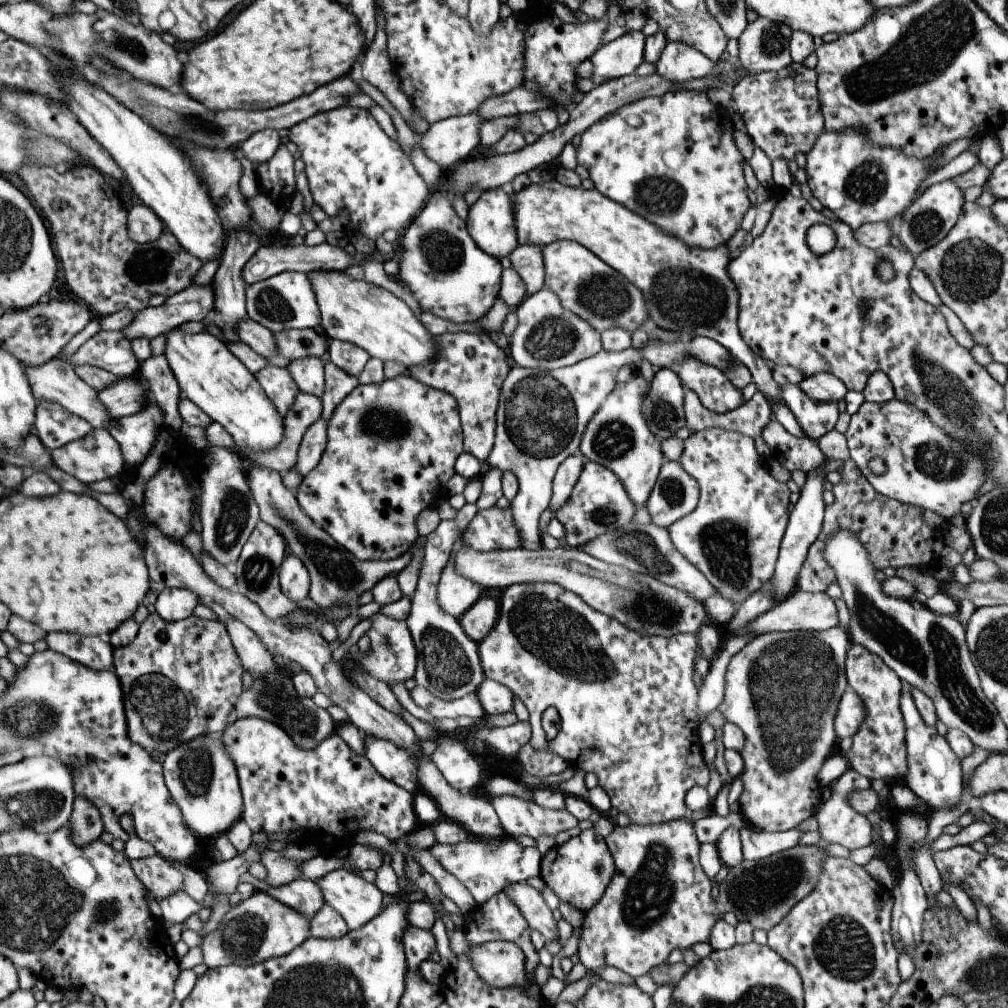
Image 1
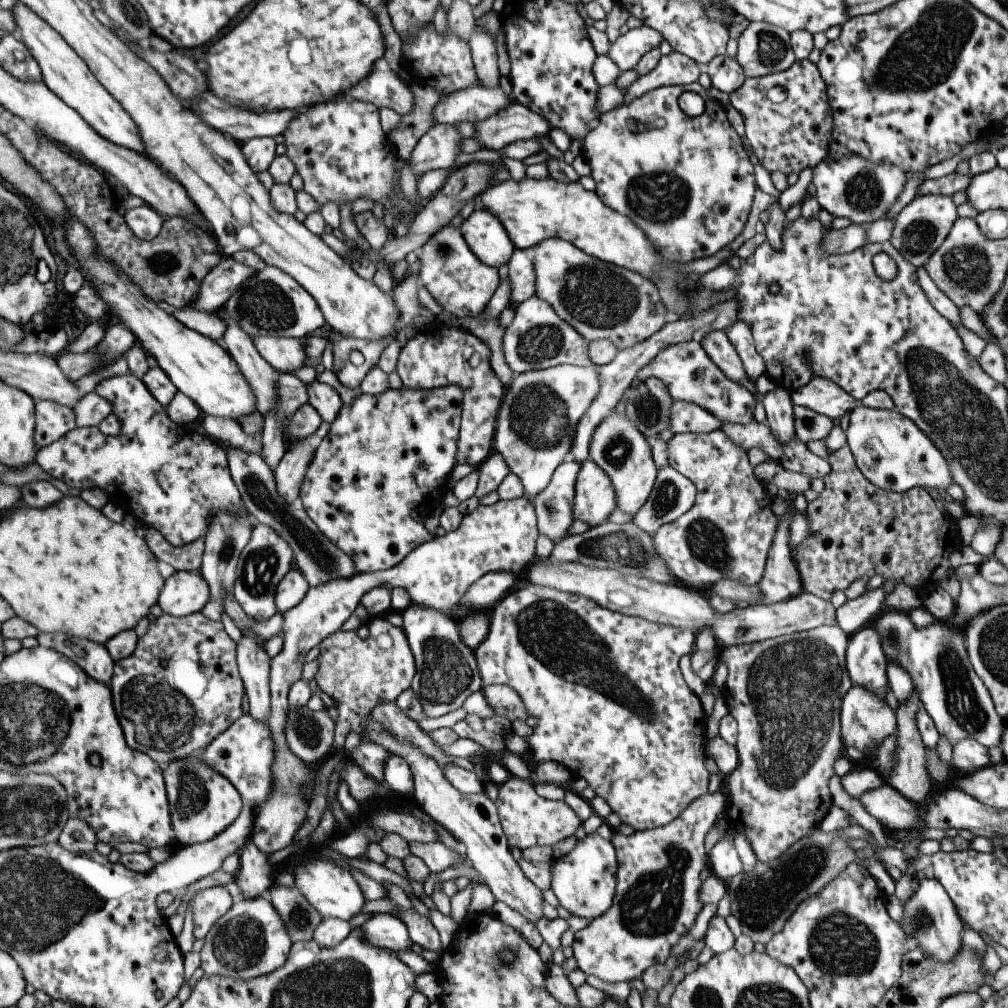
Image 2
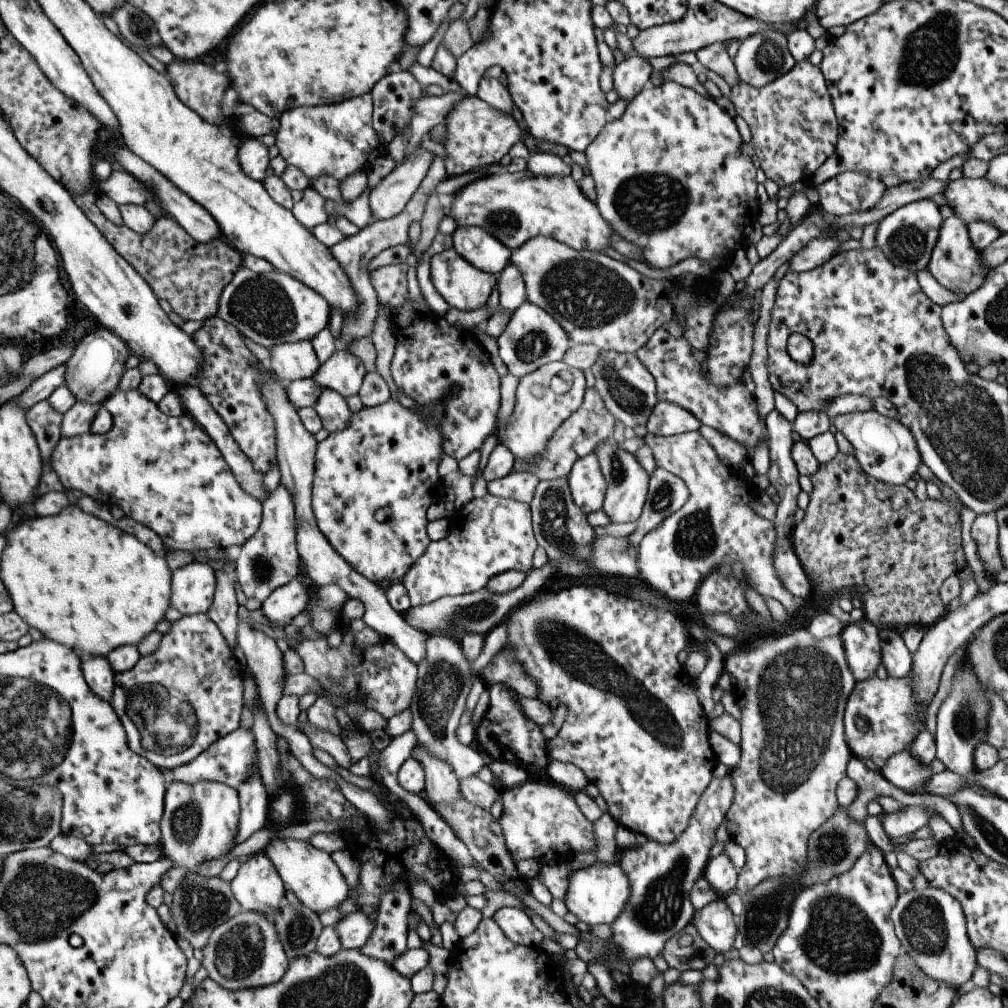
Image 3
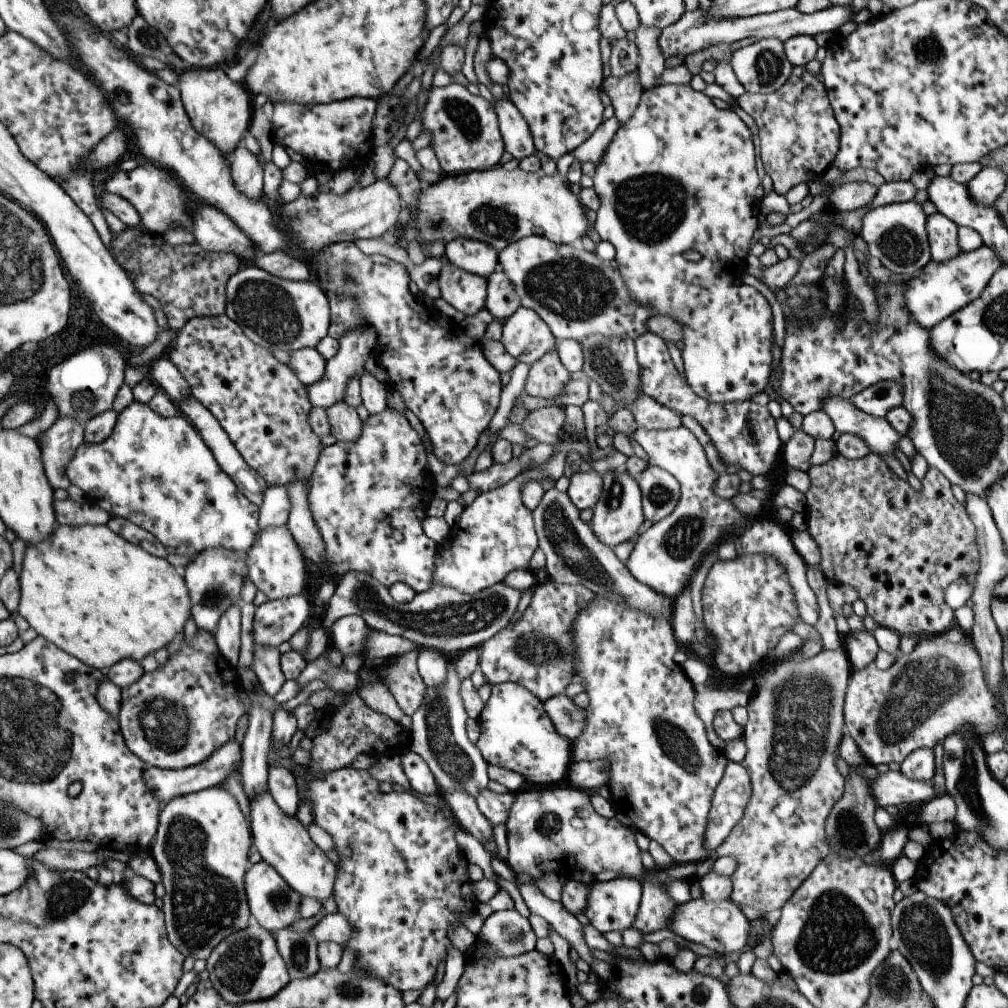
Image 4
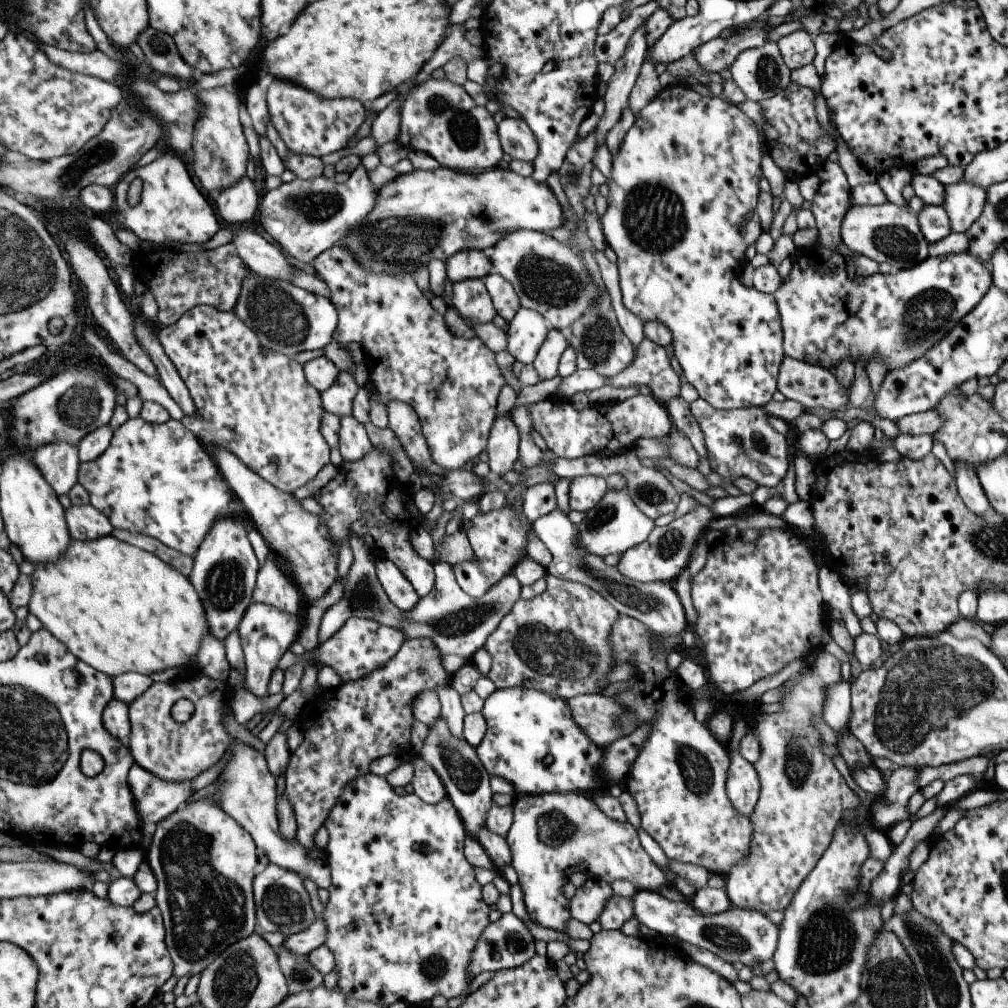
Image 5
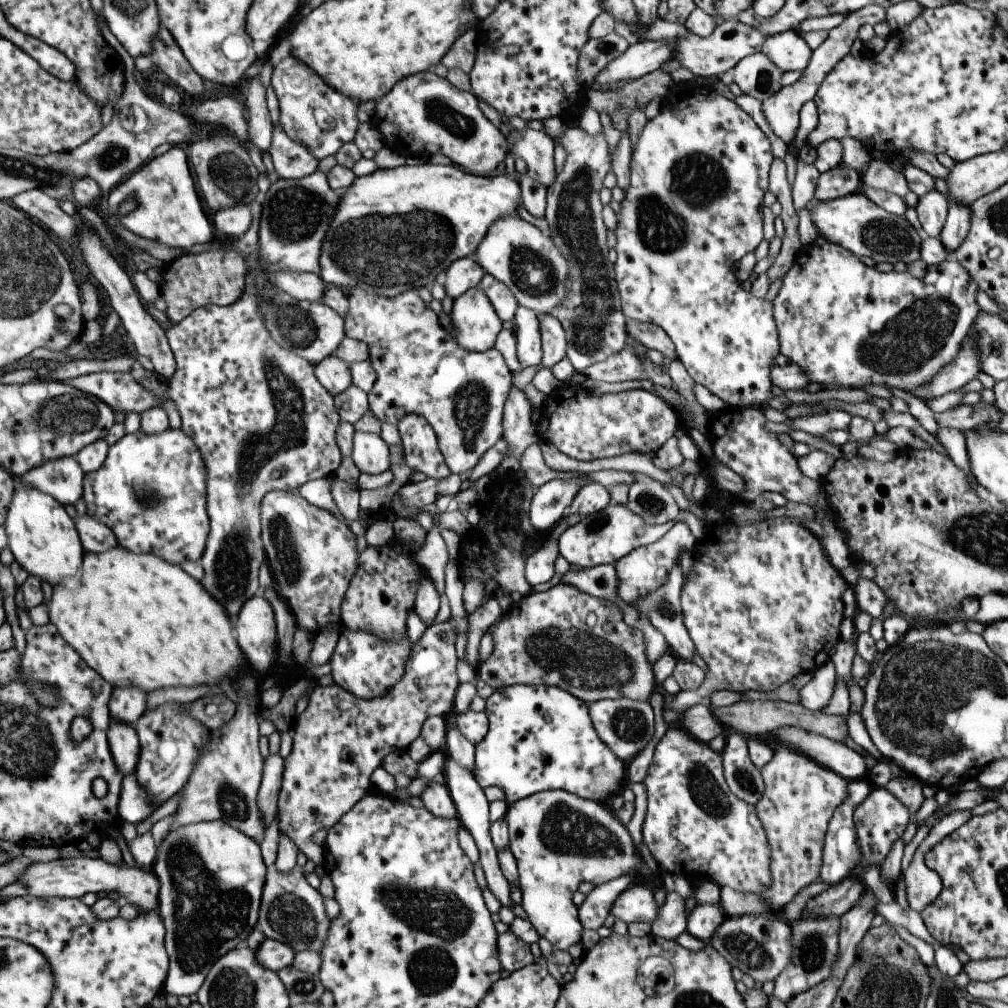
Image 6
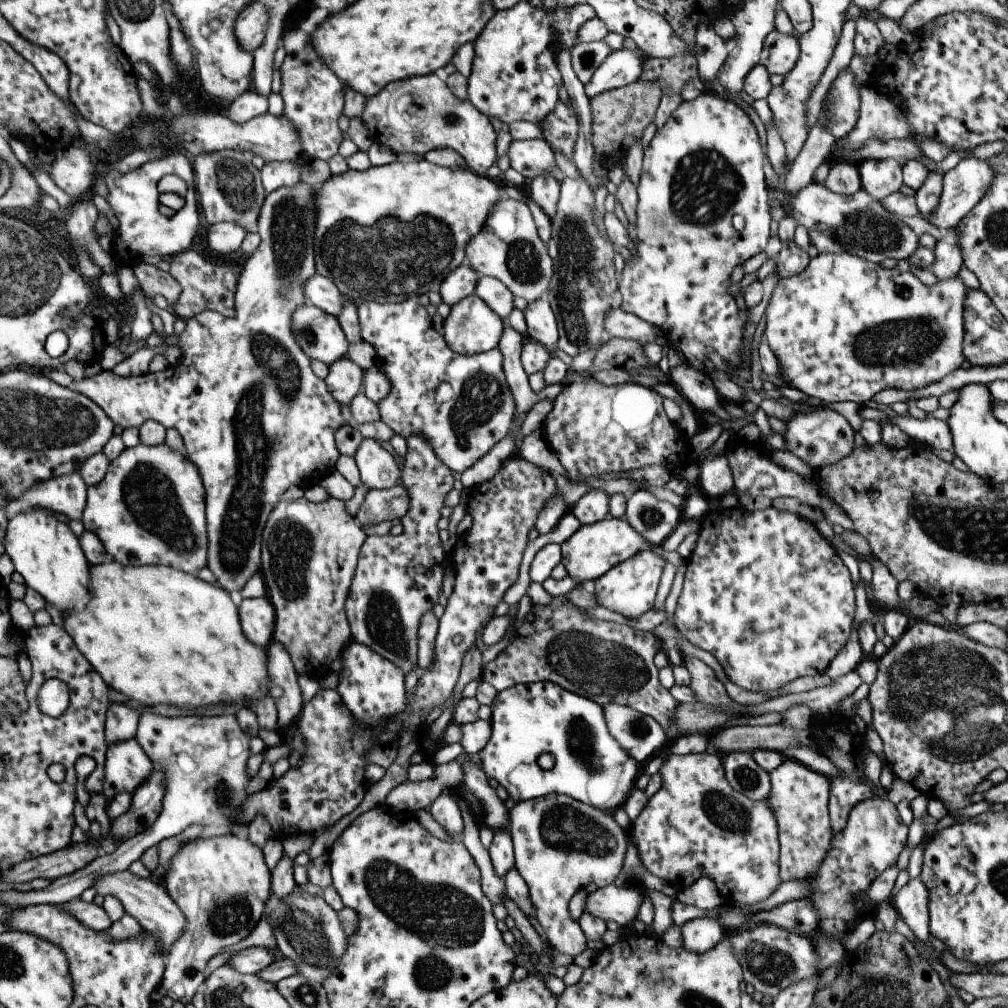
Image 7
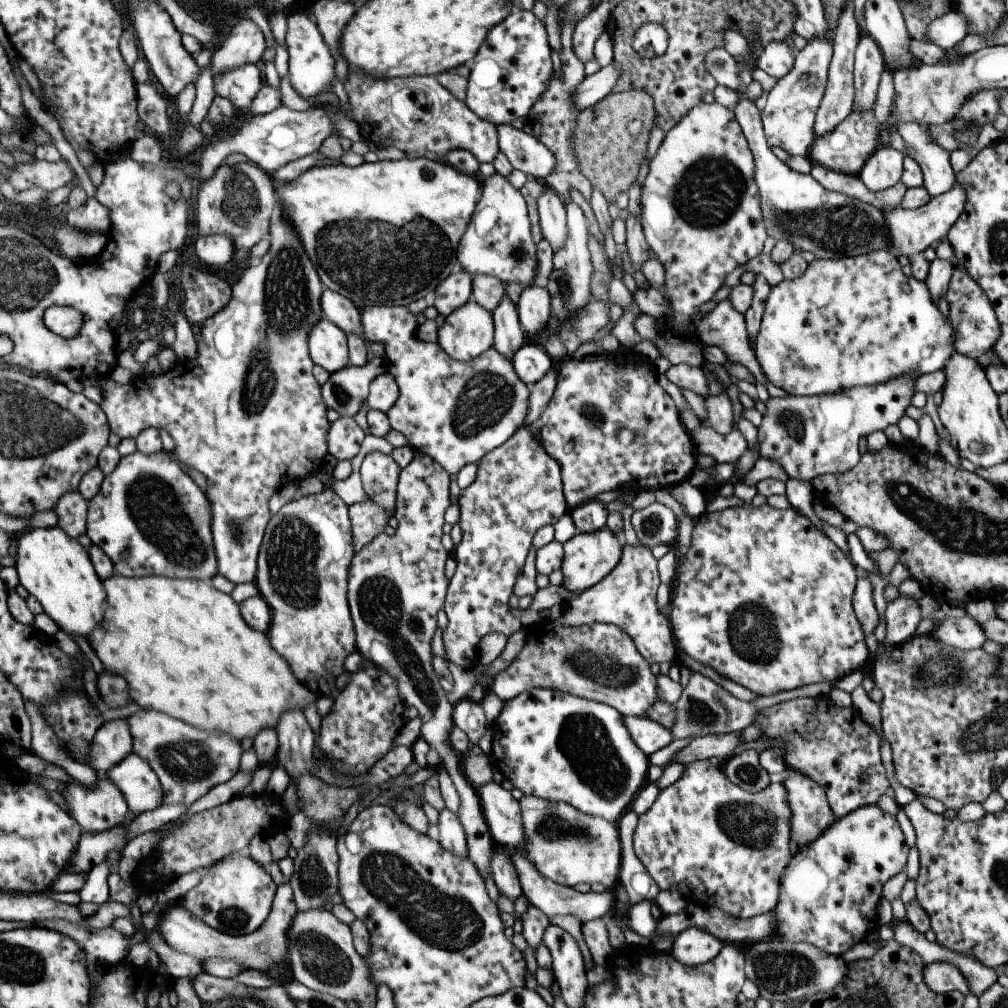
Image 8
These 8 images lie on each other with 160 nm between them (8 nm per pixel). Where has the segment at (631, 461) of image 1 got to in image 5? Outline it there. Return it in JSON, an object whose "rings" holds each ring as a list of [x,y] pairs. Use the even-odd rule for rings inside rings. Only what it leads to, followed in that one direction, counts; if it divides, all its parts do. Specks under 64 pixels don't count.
{"rings":[[[608,490],[592,509],[584,513],[583,520],[576,526],[576,542],[585,552],[599,558],[623,554],[628,548],[643,542],[655,528],[653,521],[633,504],[625,490]]]}

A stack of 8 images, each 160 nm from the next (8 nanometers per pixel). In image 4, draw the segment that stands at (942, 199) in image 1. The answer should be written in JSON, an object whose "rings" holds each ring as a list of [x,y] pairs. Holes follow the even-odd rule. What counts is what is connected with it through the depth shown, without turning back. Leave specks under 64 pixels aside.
{"rings":[[[911,201],[902,203],[891,203],[867,209],[860,218],[860,227],[857,236],[865,242],[869,256],[877,258],[880,264],[895,274],[917,274],[930,260],[927,235],[925,230],[926,215],[921,211],[920,206]]]}

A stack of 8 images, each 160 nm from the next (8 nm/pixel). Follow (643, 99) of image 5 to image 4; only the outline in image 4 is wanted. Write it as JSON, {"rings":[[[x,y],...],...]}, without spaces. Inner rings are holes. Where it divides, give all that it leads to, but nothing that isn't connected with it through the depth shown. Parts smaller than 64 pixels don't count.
{"rings":[[[639,24],[630,36],[638,50],[636,77],[642,92],[657,85],[663,68],[664,56],[658,45],[661,29]]]}

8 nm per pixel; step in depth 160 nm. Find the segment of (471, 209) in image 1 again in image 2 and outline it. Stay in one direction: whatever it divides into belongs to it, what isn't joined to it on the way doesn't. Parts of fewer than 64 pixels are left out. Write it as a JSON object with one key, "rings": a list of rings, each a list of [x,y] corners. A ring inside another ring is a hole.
{"rings":[[[485,208],[473,210],[463,219],[459,231],[479,262],[498,269],[510,261],[514,250],[513,242],[509,240],[497,216],[489,214]]]}

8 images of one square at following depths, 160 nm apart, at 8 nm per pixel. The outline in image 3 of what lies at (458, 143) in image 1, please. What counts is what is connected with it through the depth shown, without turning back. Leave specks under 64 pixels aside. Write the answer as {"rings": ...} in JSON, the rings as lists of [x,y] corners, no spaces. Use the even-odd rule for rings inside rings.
{"rings":[[[418,145],[403,163],[395,165],[392,172],[372,189],[368,202],[375,221],[391,219],[403,211],[425,177],[433,156],[435,154],[430,150]]]}

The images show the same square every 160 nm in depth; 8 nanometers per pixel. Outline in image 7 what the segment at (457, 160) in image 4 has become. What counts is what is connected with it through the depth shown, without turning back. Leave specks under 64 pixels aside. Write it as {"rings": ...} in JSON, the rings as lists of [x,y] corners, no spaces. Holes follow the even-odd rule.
{"rings":[[[425,74],[425,76],[410,77],[407,80],[393,81],[385,86],[378,94],[366,98],[365,108],[361,112],[360,119],[368,131],[372,143],[384,145],[397,153],[411,153],[416,157],[422,157],[427,150],[451,149],[458,153],[464,160],[465,168],[472,174],[485,177],[486,170],[496,162],[495,154],[495,132],[489,124],[489,120],[469,102],[469,100],[459,100],[449,92],[444,82],[441,82],[435,74]],[[403,94],[423,94],[427,100],[423,104],[427,106],[429,112],[425,112],[425,120],[411,132],[389,132],[387,140],[381,140],[379,134],[379,120],[385,116],[387,104],[399,100]]]}

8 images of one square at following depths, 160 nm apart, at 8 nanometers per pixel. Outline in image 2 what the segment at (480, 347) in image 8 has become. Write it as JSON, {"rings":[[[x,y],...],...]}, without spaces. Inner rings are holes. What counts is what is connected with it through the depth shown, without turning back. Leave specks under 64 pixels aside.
{"rings":[[[445,224],[417,252],[417,280],[441,310],[457,317],[477,317],[487,306],[499,284],[497,268],[479,262],[469,250],[459,228]]]}

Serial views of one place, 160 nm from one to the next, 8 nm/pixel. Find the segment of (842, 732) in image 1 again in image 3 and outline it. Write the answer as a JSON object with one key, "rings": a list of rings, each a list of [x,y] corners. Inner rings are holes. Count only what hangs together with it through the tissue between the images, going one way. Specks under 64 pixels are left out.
{"rings":[[[869,678],[856,682],[847,700],[845,700],[842,726],[845,744],[853,757],[870,760],[878,769],[883,767],[885,760],[901,752],[909,742],[913,743],[919,730],[924,728],[925,710],[927,706],[913,704],[911,696],[911,678]]]}

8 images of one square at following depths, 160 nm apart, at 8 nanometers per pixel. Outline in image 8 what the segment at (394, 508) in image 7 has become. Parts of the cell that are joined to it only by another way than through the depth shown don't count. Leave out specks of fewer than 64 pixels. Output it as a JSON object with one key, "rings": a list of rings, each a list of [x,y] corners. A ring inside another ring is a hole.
{"rings":[[[367,498],[361,503],[348,506],[352,547],[355,552],[361,550],[375,535],[383,533],[389,516],[374,502]]]}

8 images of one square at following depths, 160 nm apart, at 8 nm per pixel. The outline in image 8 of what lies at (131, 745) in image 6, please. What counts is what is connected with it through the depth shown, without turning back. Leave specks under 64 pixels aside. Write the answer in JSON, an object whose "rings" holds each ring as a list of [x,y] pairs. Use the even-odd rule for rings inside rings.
{"rings":[[[135,753],[103,772],[123,795],[129,814],[140,815],[162,804],[162,788],[151,767]]]}

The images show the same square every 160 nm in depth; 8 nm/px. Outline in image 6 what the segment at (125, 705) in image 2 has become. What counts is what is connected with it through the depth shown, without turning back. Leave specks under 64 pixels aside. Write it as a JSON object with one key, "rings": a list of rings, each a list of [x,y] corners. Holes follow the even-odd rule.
{"rings":[[[169,703],[159,705],[153,712],[145,712],[134,722],[140,749],[134,777],[144,791],[146,800],[158,807],[173,794],[180,792],[187,782],[196,756],[204,749],[211,735],[200,722],[193,720],[187,713],[188,704]]]}

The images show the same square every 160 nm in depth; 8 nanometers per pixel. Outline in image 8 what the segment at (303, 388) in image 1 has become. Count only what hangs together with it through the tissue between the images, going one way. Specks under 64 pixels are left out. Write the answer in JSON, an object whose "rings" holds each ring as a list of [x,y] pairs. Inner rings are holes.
{"rings":[[[372,451],[361,460],[359,472],[365,498],[392,516],[399,465],[390,454]]]}

